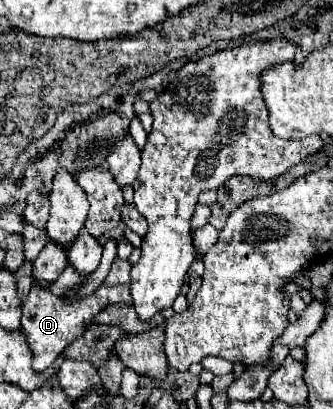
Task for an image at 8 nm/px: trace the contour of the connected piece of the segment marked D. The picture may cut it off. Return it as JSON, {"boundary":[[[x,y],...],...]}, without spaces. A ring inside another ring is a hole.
{"boundary":[[[115,259],[113,267],[105,279],[105,283],[91,293],[85,299],[79,301],[69,301],[63,297],[55,297],[51,291],[41,289],[39,285],[31,287],[29,297],[23,303],[23,317],[21,317],[21,329],[27,333],[27,345],[33,353],[33,371],[35,373],[43,373],[45,369],[49,369],[53,365],[53,361],[59,357],[59,353],[71,343],[75,341],[85,327],[91,325],[91,317],[95,317],[107,303],[117,303],[117,301],[127,301],[131,299],[131,291],[129,291],[129,271],[131,271],[131,263],[125,259]]]}

